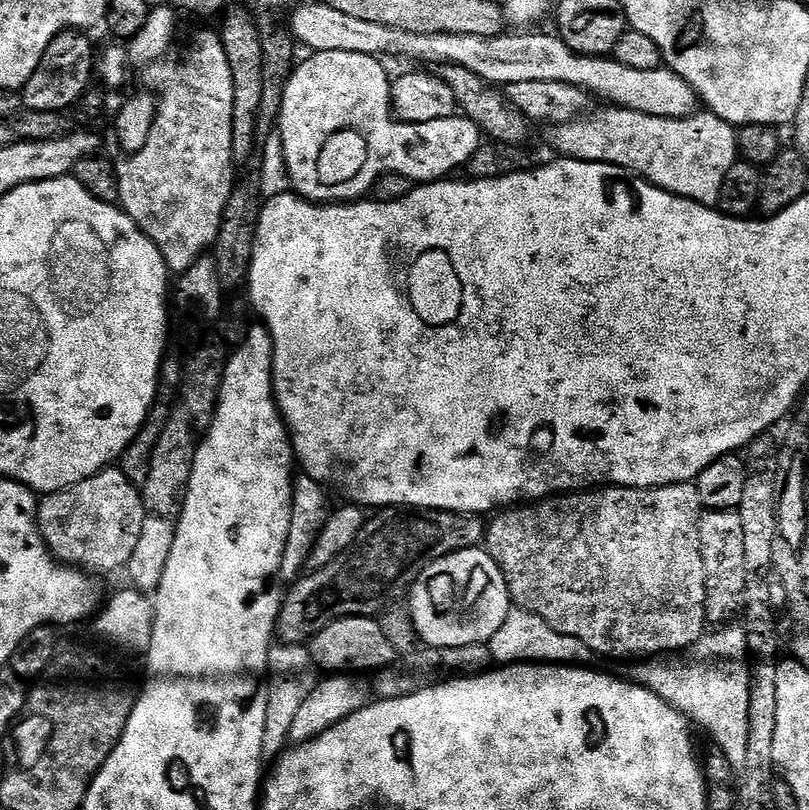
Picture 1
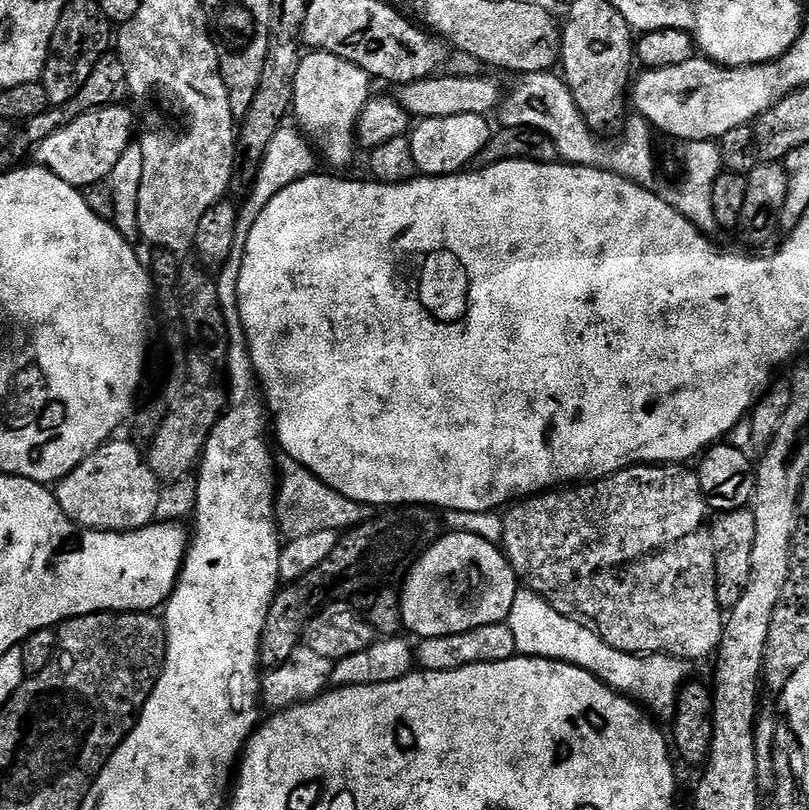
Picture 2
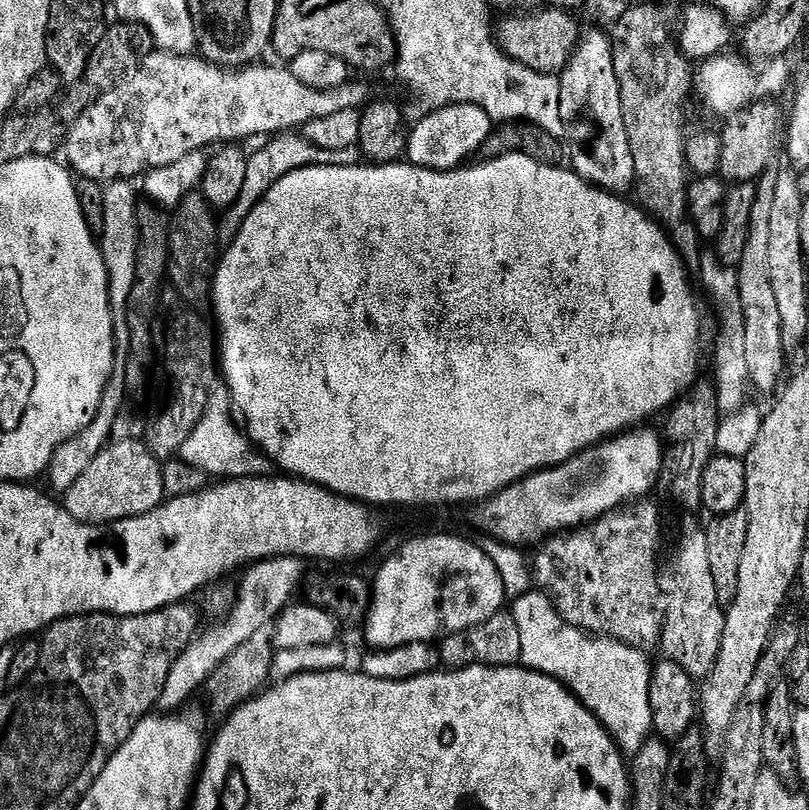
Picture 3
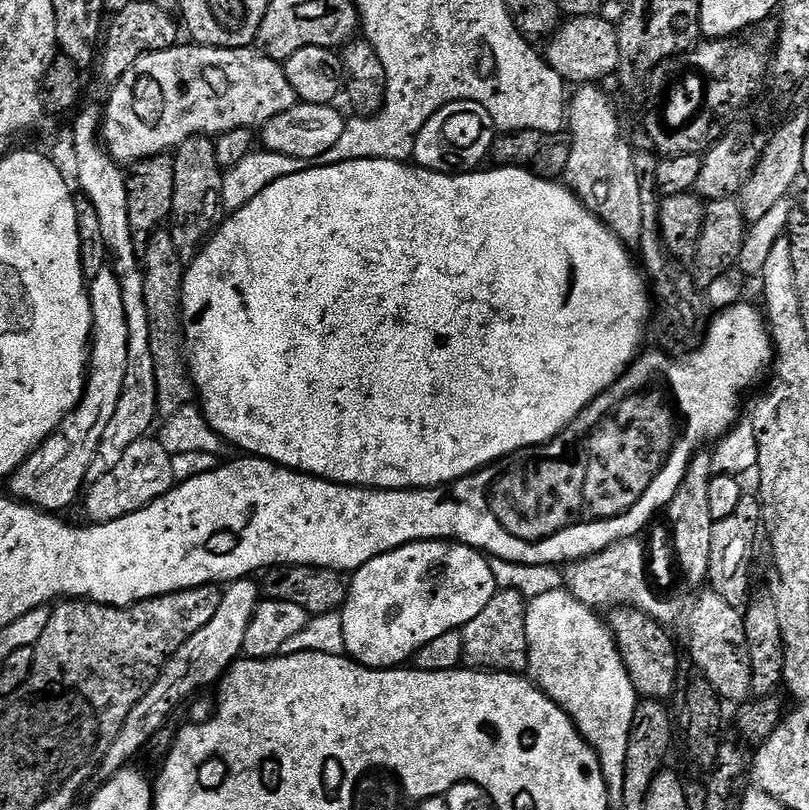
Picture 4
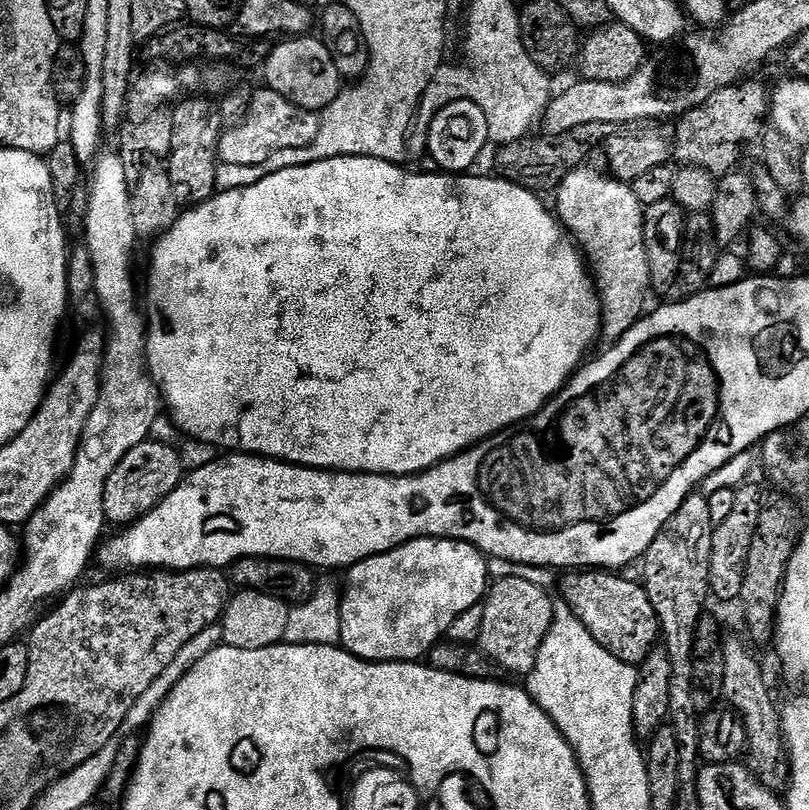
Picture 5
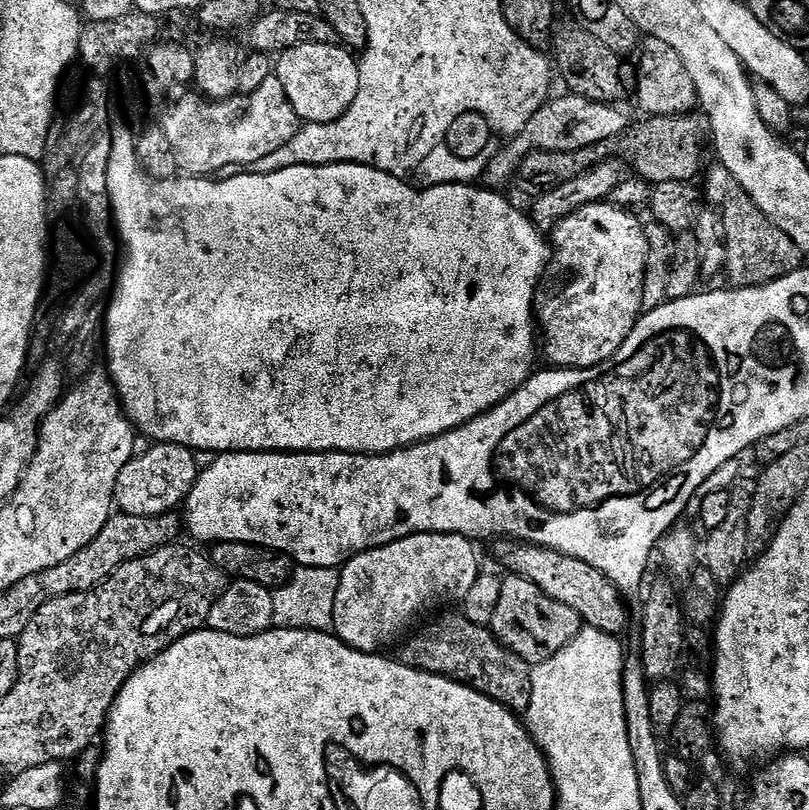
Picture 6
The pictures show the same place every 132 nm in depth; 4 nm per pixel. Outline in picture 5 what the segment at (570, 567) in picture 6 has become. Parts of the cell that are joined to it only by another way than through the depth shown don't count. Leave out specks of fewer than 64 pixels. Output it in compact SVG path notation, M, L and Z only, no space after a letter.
M580 570L564 584L563 603L594 634L594 638L614 658L624 664L638 666L657 647L660 635L660 619L646 594L643 583L627 580L624 574L612 570Z

